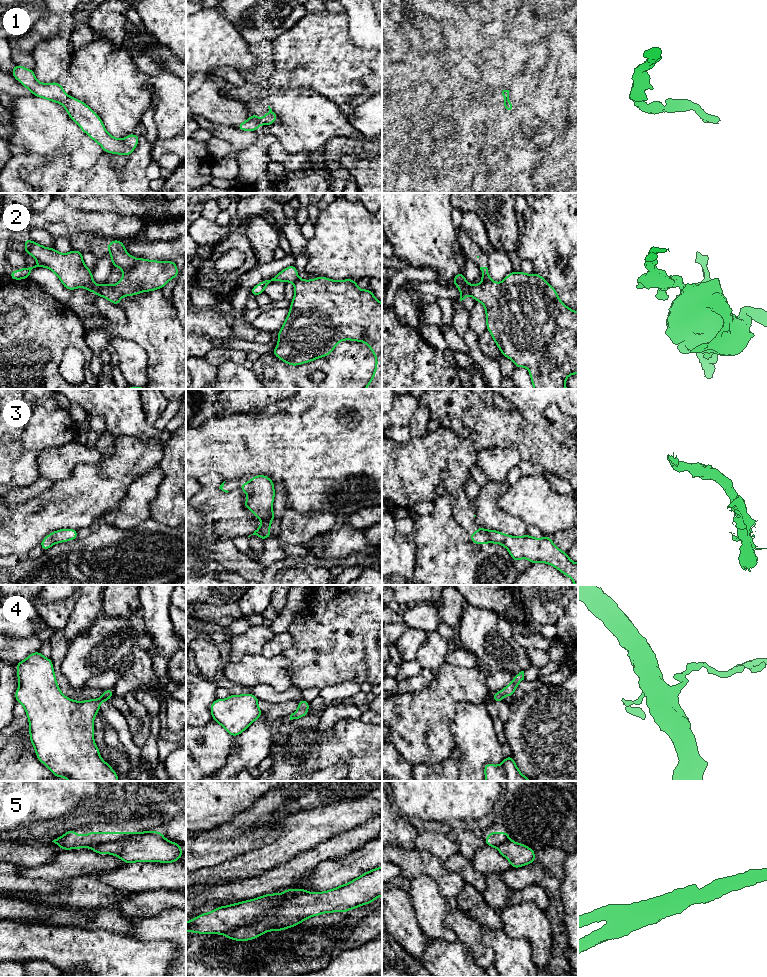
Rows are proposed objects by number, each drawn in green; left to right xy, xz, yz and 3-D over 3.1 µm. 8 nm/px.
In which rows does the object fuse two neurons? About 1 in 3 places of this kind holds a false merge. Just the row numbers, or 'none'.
2, 5

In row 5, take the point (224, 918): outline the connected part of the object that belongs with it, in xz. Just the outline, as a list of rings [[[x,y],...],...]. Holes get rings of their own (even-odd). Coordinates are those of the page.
[[[285,889],[281,894],[271,893],[228,906],[219,906],[186,922],[186,932],[221,934],[247,926],[274,914],[286,900],[304,893],[308,893],[308,890]]]

